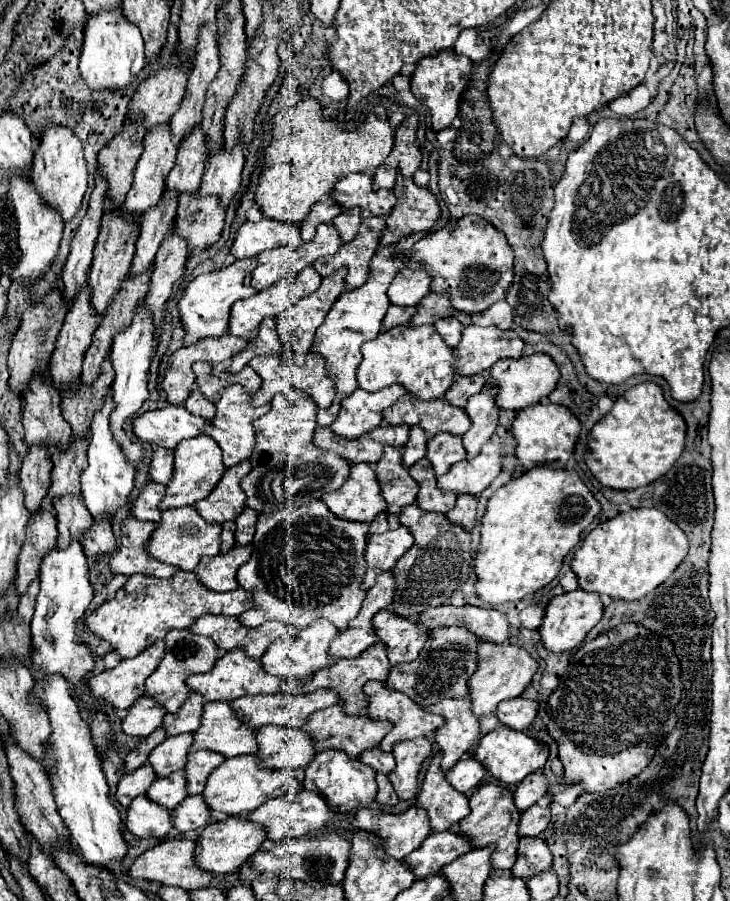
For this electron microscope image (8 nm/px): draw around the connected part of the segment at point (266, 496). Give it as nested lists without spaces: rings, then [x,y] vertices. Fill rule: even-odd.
[[[299,393],[297,401],[293,405],[287,403],[287,407],[275,407],[275,401],[271,401],[271,411],[253,421],[257,443],[249,457],[251,473],[241,479],[241,489],[247,495],[245,507],[259,515],[301,507],[319,499],[323,493],[339,489],[347,481],[351,465],[335,453],[321,451],[313,445],[317,409],[319,407],[305,393]]]

